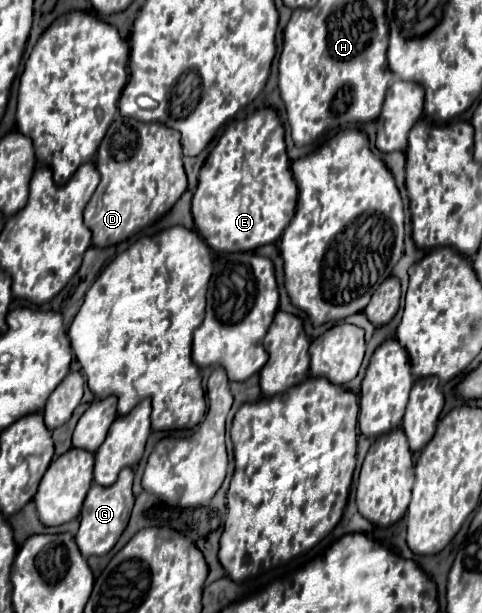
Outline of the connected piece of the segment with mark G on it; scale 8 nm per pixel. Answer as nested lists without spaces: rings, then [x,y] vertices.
[[[124,468],[124,472],[120,472],[116,484],[112,484],[112,486],[94,484],[90,488],[90,492],[88,492],[88,496],[84,500],[82,512],[80,512],[80,530],[76,534],[76,544],[78,544],[84,558],[104,556],[118,542],[120,534],[124,532],[124,528],[128,524],[132,506],[134,506],[132,478],[134,478],[134,472],[130,468]]]

